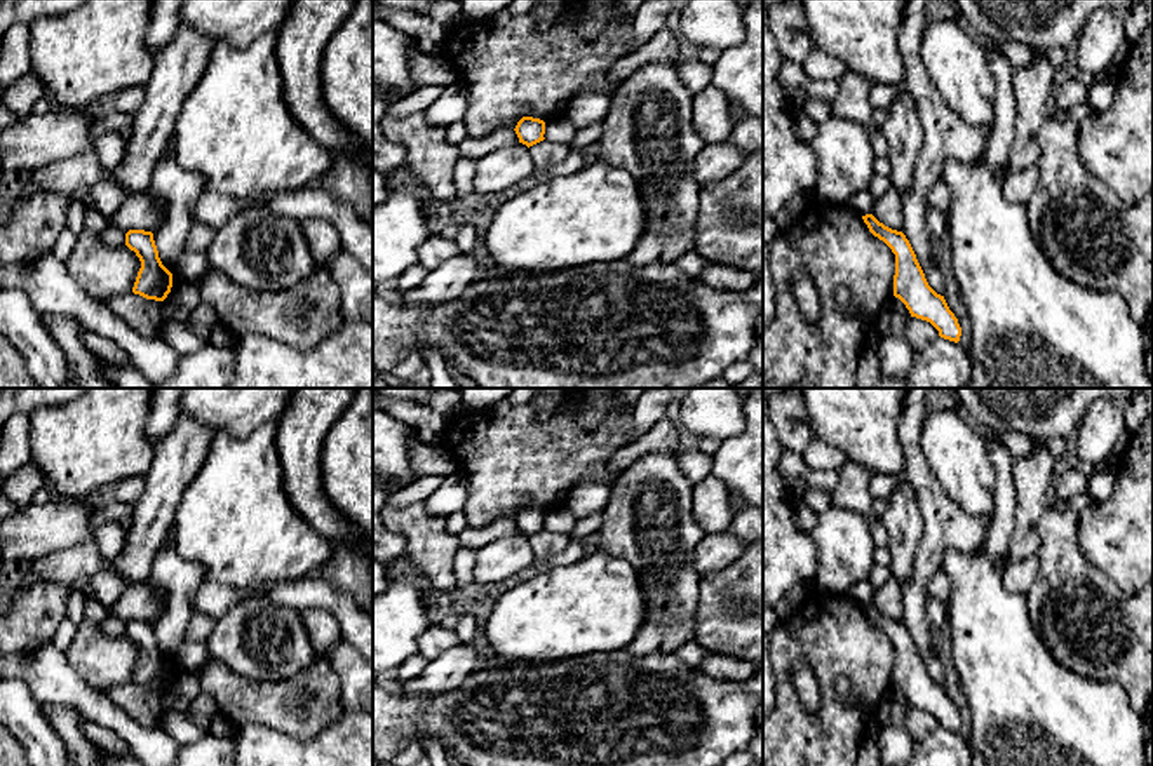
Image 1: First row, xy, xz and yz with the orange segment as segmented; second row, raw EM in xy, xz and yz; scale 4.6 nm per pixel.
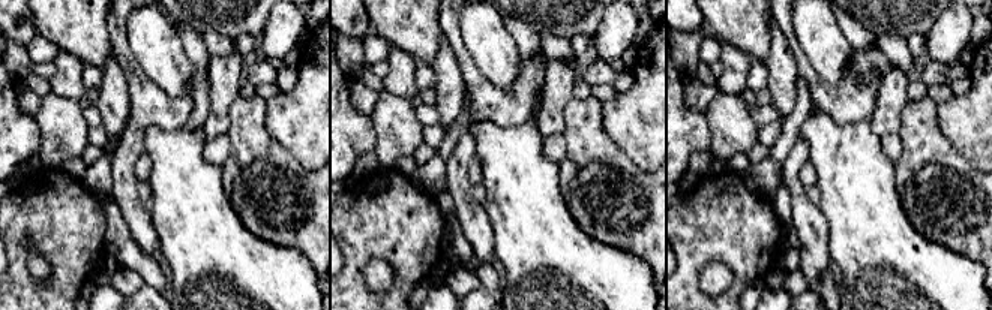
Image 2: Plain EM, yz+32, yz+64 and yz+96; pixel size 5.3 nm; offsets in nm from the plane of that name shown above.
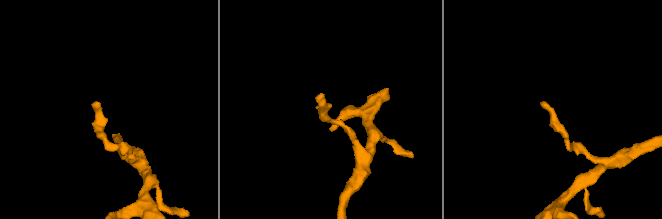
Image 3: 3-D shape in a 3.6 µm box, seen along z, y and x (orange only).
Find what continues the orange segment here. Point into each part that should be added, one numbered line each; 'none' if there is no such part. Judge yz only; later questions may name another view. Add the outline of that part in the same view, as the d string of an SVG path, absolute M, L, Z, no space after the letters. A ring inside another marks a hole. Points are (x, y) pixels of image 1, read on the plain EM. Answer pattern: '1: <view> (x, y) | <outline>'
none

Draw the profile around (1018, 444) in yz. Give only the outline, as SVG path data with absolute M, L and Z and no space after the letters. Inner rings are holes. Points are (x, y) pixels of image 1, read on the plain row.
M1005 430L998 439L1014 458L1029 454L1035 447L1033 440L1017 430Z

